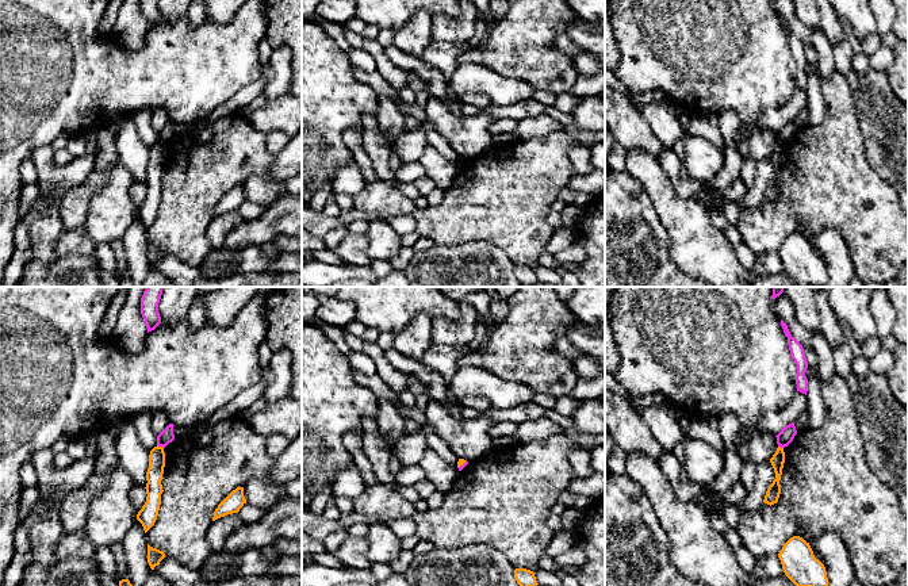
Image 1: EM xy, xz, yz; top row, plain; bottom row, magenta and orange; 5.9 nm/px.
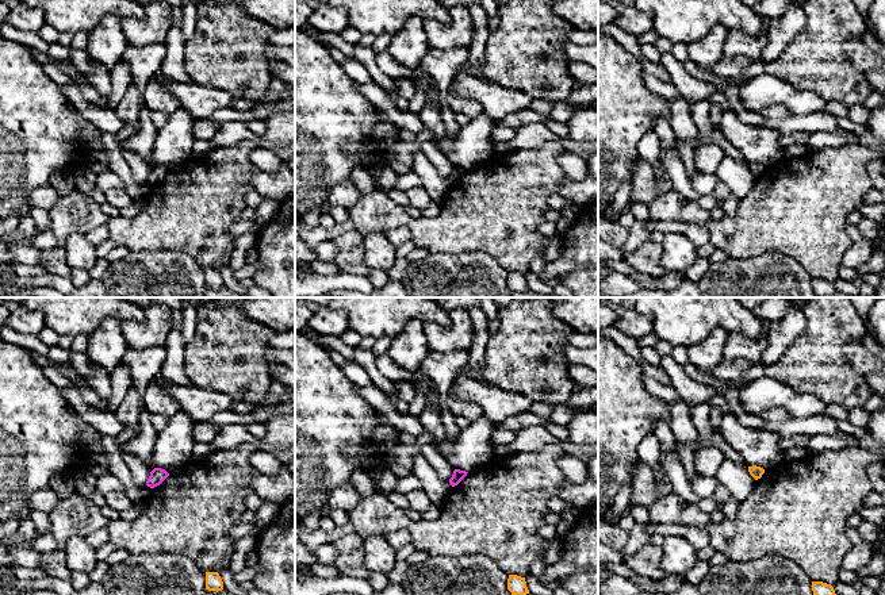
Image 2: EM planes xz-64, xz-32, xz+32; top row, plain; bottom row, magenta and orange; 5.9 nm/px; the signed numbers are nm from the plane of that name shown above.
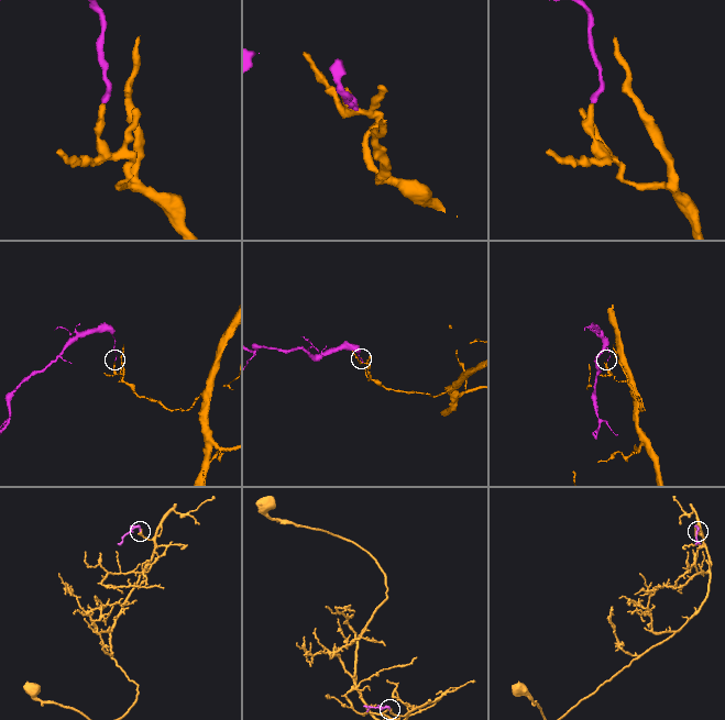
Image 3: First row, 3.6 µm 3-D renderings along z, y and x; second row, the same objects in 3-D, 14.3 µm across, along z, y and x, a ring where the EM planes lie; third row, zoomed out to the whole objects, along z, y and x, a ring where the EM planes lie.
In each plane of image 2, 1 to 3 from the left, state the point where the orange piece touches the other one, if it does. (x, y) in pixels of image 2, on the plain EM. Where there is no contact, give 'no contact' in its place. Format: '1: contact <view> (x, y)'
1: no contact
2: no contact
3: no contact

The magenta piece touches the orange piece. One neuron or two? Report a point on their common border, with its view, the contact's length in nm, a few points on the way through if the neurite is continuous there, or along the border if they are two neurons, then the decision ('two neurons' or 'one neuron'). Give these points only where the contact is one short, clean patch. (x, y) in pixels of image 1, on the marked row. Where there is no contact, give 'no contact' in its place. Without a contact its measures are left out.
xy (160, 445) | 50 nm | along xy (157, 444), (163, 448) | two neurons

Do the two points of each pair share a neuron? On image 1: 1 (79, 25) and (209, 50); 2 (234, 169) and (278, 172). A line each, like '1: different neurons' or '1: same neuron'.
1: same neuron
2: different neurons

